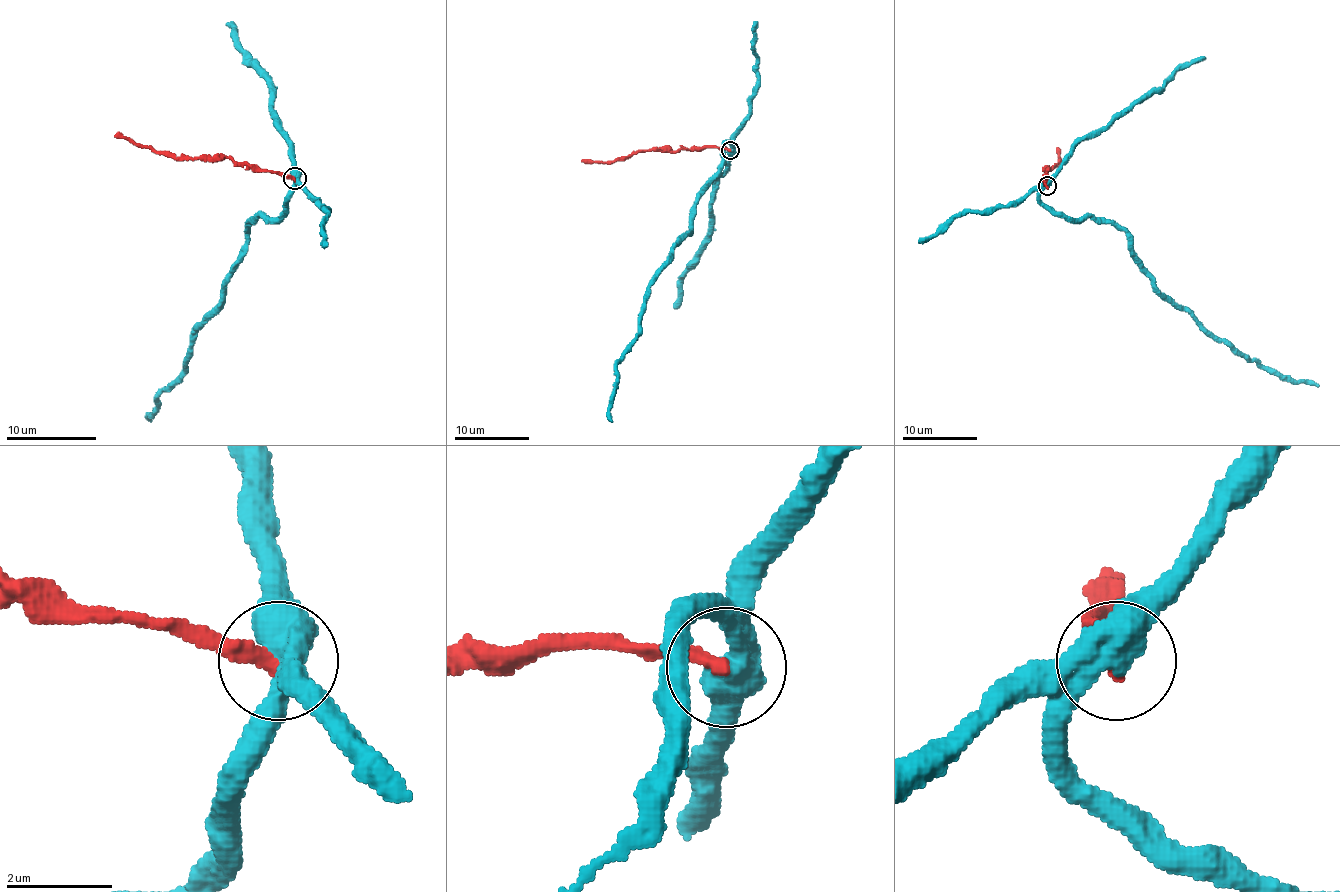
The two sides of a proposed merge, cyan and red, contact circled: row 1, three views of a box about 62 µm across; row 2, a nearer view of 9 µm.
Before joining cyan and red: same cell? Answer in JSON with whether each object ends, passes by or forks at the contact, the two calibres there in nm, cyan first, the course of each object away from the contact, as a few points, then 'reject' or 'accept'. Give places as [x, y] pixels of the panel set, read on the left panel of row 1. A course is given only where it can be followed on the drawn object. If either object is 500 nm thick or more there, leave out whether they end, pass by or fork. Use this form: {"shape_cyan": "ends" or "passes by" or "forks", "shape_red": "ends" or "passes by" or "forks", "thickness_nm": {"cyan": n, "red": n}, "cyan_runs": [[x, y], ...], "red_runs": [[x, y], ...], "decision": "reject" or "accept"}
{"thickness_nm": {"cyan": 650, "red": 280}, "cyan_runs": [[294, 178], [285, 209], [249, 227], [224, 297], [197, 324], [186, 367], [157, 396], [152, 421]], "red_runs": [[294, 178], [251, 171], [226, 157], [179, 157], [172, 153], [159, 153], [114, 135]], "decision": "reject"}

